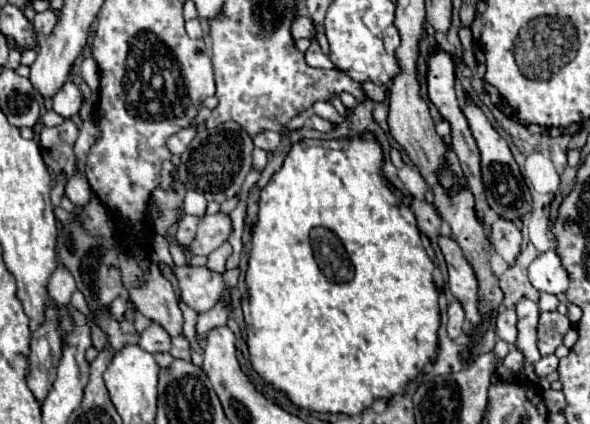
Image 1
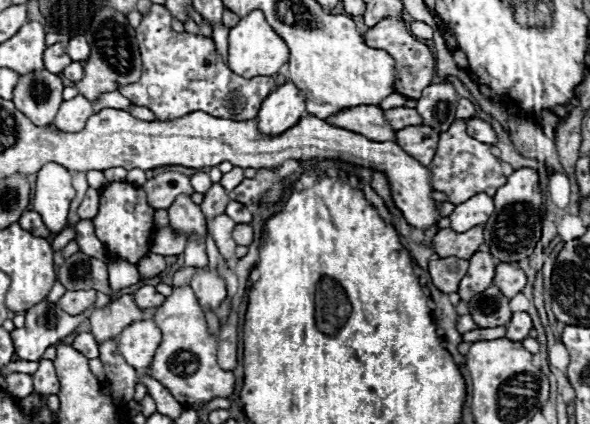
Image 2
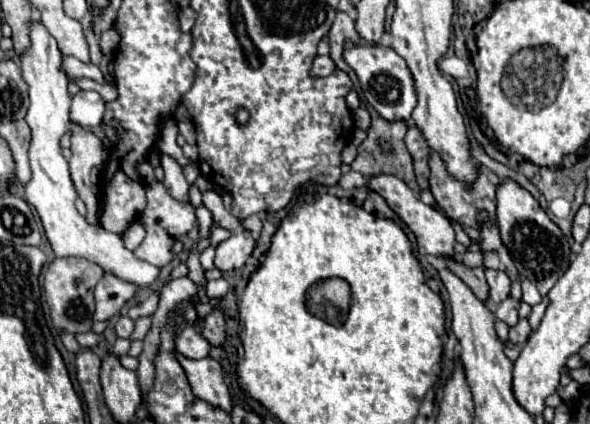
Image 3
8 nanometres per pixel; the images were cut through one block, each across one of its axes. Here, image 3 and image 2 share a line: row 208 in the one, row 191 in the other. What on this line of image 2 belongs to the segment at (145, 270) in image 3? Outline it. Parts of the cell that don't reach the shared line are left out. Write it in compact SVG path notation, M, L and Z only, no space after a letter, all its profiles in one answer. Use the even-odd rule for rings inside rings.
M46 164L36 178L36 192L32 198L32 210L38 212L52 234L60 234L68 224L70 202L76 196L72 188L70 170L60 164Z

